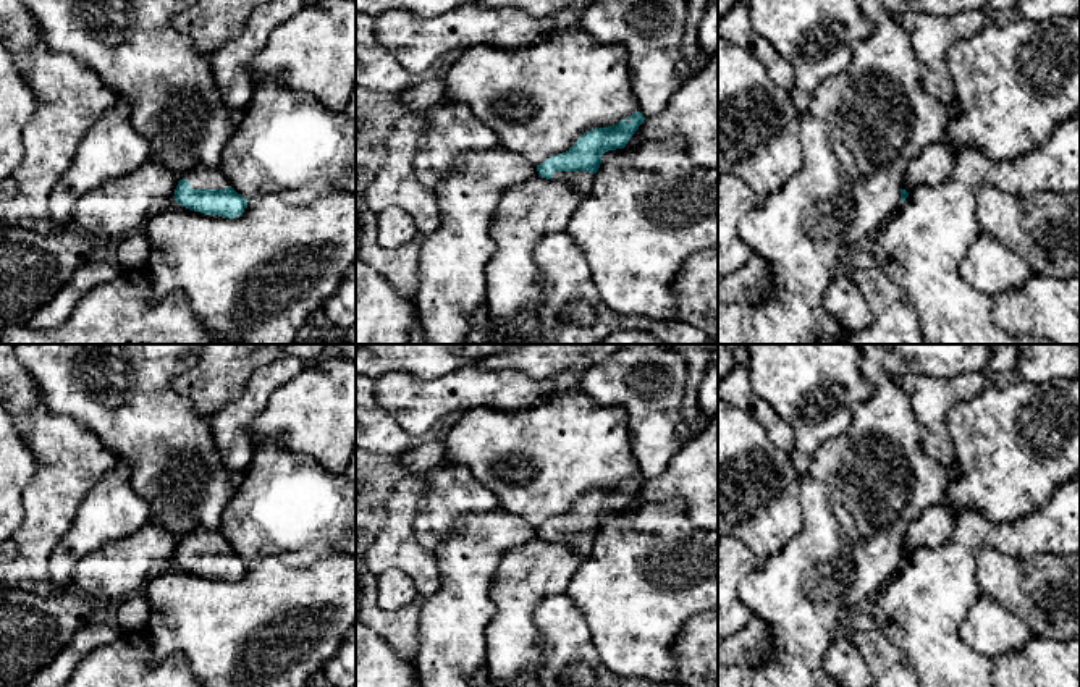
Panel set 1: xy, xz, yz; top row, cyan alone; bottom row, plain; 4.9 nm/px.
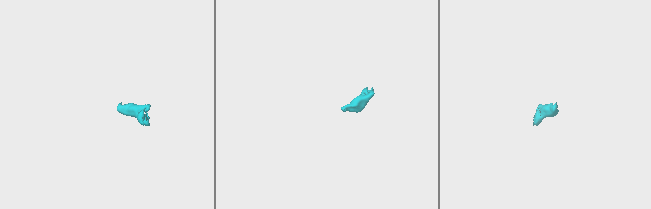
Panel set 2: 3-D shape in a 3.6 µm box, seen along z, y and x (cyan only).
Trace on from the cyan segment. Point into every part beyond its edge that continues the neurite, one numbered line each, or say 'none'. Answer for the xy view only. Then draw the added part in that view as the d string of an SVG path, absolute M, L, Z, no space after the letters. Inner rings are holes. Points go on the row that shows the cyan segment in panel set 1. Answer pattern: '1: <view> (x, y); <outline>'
1: xy (201, 178); M197 166L189 171L184 179L191 184L192 189L225 189L230 188L226 176L220 168L205 168Z

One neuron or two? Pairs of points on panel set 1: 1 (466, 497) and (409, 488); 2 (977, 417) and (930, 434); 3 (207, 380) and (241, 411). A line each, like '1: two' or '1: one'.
1: two
2: two
3: two

